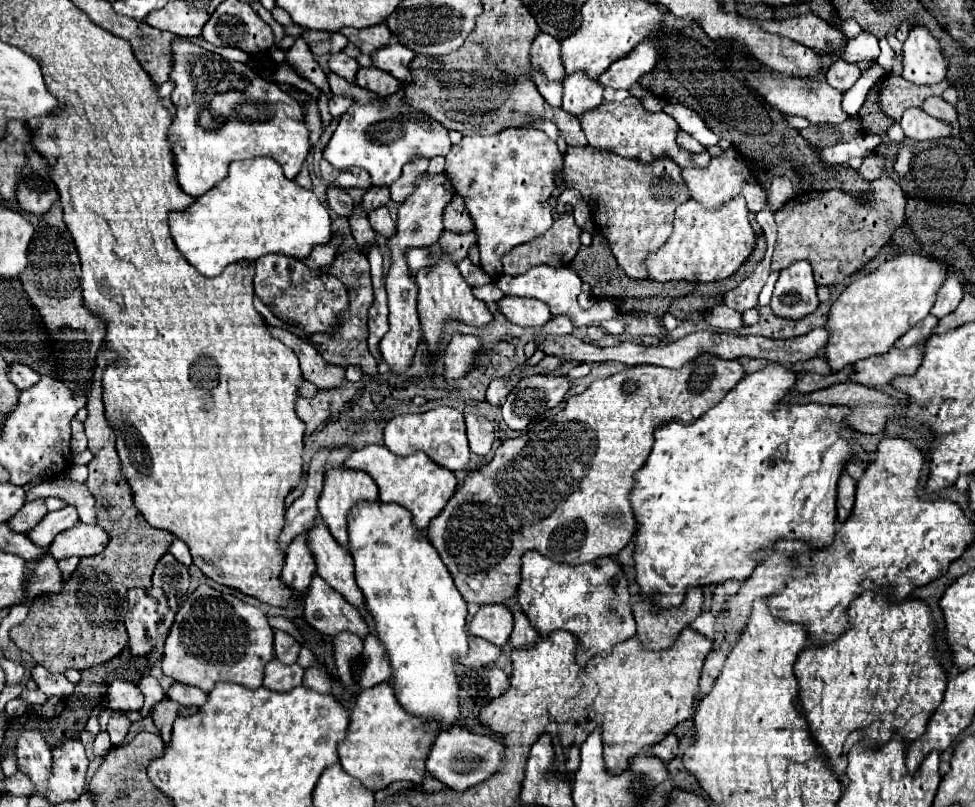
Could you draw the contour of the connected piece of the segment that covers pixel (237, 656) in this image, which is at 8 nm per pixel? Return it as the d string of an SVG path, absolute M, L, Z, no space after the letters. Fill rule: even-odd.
M199 586L179 606L173 628L165 640L165 654L161 660L161 668L165 676L189 686L197 686L205 692L209 692L219 680L243 684L247 688L257 688L263 682L263 664L267 664L271 658L273 658L273 628L267 622L267 614L247 602L237 600L229 604L223 600L221 592L209 586Z

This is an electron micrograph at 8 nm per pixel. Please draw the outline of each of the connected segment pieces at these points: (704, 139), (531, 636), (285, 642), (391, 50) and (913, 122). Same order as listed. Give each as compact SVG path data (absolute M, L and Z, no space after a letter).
M665 104L663 110L677 120L679 128L683 128L687 134L691 134L691 136L693 136L695 140L699 140L703 146L707 146L707 148L709 148L709 146L717 146L719 136L717 136L713 130L709 130L709 128L703 124L703 120L701 120L691 108L685 108L685 106L681 106L681 104Z
M511 596L511 598L505 602L505 606L513 612L513 618L515 618L515 626L513 626L513 634L511 634L511 644L513 644L513 648L525 648L525 646L529 646L531 642L535 642L537 636L539 636L539 632L531 626L529 618L521 612L521 608L519 608L519 604L517 604L517 598Z
M275 630L275 658L283 664L293 664L299 654L299 644L283 630Z
M389 42L387 46L377 48L371 54L371 60L373 60L375 68L389 72L391 76L399 78L401 82L409 82L411 76L409 76L409 68L407 66L409 66L409 60L413 60L413 56L415 54L409 48L405 48L403 44Z
M919 108L905 110L899 124L901 124L905 136L913 138L913 140L933 140L933 138L951 136L951 132L953 132L953 126L949 122L937 120L925 112L921 112Z

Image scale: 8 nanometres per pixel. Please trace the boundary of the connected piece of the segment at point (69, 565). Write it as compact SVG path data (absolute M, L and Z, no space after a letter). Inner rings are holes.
M73 556L73 558L65 558L65 560L59 560L59 568L61 568L61 574L63 574L63 580L69 580L69 576L75 572L79 564L79 558Z

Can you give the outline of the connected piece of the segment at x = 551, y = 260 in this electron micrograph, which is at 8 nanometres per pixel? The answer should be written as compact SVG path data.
M563 214L555 220L555 224L537 240L525 242L521 246L511 248L503 256L503 270L509 276L525 274L533 266L569 266L573 256L577 254L581 242L581 230L577 228L571 214Z

